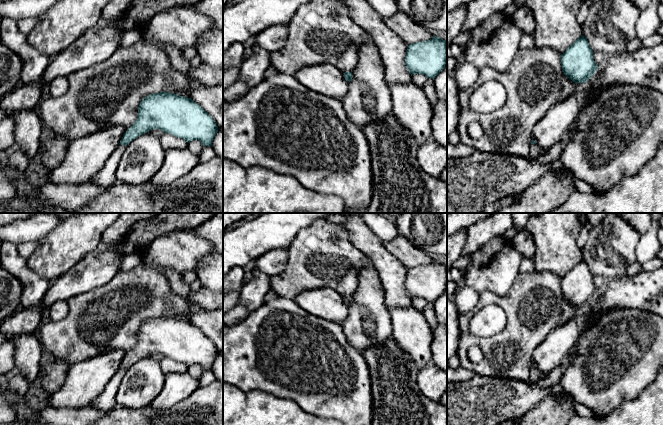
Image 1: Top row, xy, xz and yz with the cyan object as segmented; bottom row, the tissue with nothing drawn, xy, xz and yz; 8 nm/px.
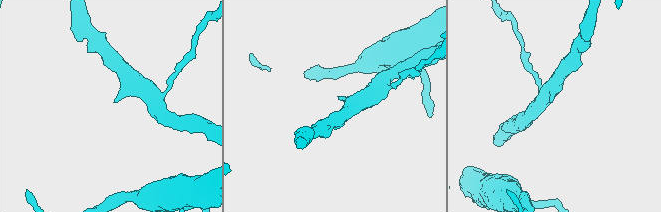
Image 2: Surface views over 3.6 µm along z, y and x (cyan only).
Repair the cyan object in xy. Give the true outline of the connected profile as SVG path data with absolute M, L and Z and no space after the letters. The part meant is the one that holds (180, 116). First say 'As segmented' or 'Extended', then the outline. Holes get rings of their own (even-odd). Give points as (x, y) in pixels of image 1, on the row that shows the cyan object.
Extended. M169 92L150 94L142 99L137 119L124 133L120 145L90 182L103 187L115 184L125 146L152 129L160 129L187 143L199 140L203 146L212 146L218 132L215 120L191 98Z

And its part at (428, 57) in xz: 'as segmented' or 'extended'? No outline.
as segmented

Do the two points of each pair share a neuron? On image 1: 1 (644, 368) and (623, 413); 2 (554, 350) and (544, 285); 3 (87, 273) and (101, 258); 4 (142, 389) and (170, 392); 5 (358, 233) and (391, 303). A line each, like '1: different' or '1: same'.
1: different
2: different
3: same
4: different
5: same

